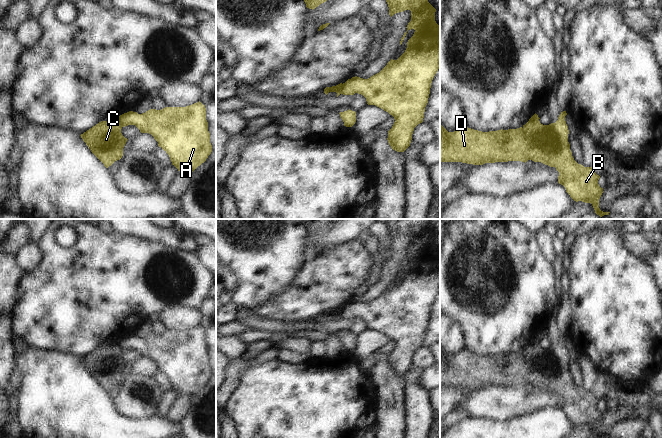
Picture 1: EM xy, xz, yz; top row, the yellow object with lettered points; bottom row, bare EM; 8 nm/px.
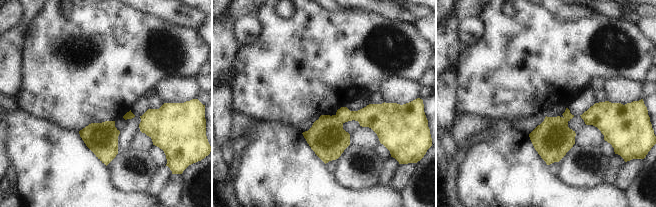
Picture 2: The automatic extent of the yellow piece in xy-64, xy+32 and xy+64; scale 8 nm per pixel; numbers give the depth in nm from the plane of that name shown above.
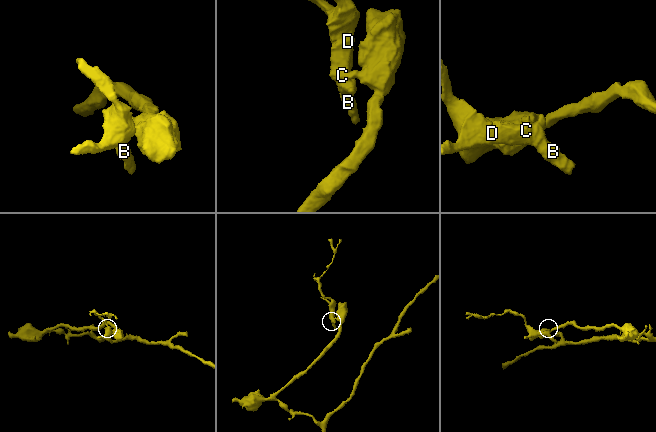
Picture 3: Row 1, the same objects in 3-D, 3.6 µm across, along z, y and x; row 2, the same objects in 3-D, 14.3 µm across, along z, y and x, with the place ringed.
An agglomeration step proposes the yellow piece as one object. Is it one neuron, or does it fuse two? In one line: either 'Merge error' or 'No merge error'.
Merge error.

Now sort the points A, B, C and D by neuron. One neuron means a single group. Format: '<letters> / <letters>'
A / B C D

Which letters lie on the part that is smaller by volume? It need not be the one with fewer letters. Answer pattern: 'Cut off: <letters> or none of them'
Cut off: B, C, D

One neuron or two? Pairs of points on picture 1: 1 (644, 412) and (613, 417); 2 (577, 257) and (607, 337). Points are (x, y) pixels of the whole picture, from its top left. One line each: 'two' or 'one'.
1: one
2: one

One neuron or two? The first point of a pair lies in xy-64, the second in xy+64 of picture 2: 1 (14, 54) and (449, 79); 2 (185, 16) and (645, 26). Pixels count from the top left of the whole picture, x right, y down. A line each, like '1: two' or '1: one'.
1: two
2: two

